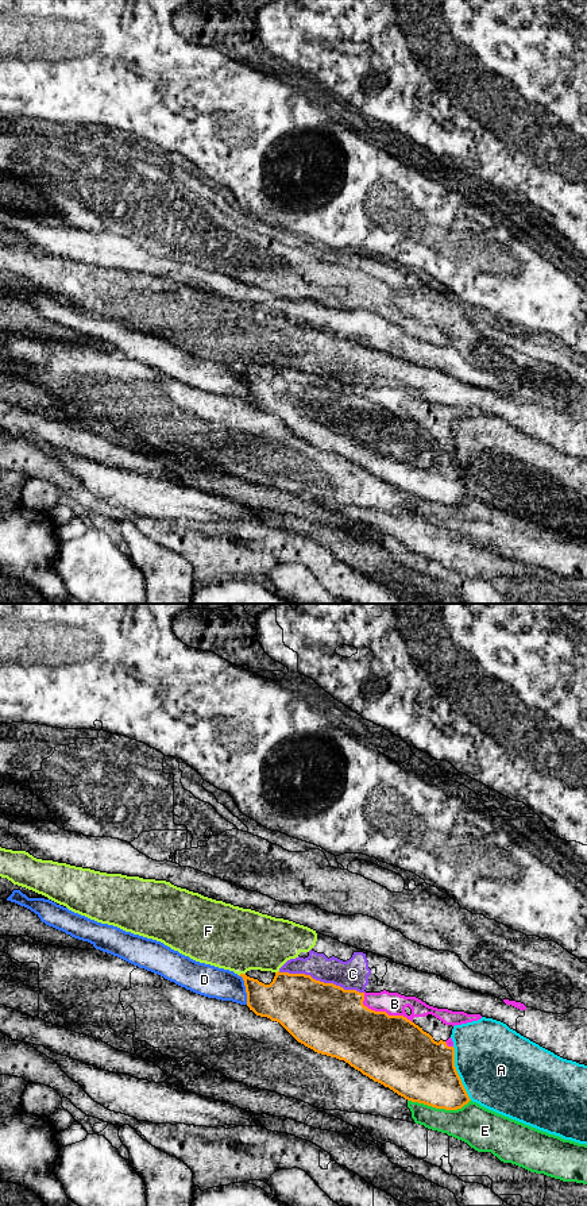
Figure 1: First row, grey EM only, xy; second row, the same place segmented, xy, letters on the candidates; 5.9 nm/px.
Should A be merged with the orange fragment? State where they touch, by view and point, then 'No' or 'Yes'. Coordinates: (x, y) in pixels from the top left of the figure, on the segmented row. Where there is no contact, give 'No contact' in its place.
Touches orange at xy (458, 1074). No

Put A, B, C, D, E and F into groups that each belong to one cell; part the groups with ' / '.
A / B / C F / D / E

